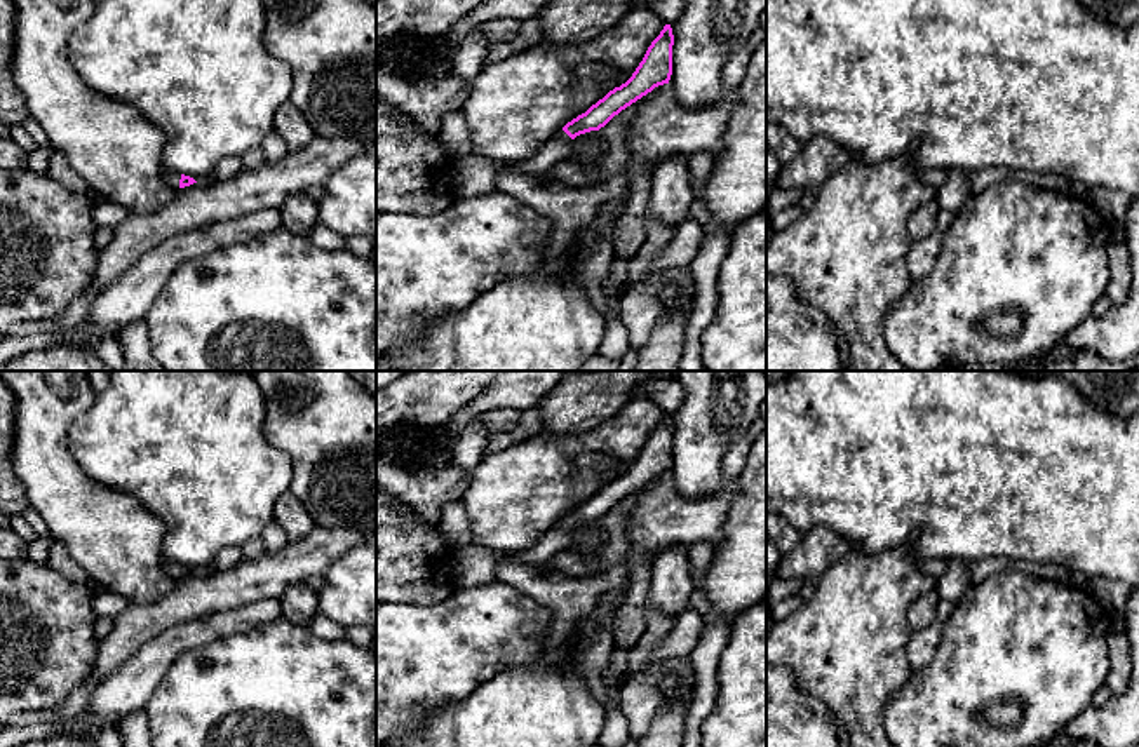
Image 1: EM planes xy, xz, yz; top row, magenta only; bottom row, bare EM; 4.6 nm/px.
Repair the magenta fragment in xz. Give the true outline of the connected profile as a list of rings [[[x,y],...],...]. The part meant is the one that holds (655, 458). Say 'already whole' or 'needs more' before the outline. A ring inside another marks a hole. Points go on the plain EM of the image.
needs more | [[[665,414],[625,474],[615,477],[585,503],[568,512],[535,547],[510,554],[509,559],[526,566],[550,568],[552,557],[570,548],[573,529],[576,526],[599,521],[615,505],[651,482],[655,477],[669,474],[672,465],[672,435],[672,418],[671,414]]]

